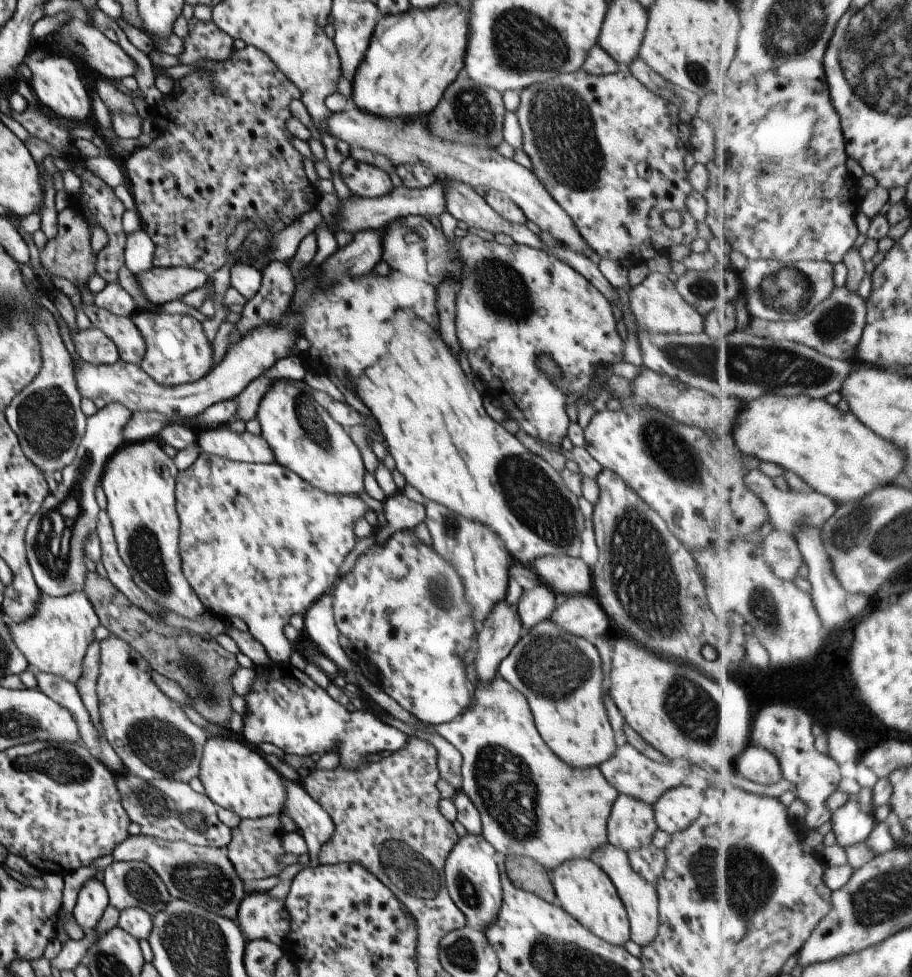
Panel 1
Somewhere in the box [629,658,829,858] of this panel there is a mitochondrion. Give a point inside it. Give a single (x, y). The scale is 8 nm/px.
(686, 697)

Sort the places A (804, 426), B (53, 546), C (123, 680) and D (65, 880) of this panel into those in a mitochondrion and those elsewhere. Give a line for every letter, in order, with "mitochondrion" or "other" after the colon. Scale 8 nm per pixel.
A: other
B: mitochondrion
C: other
D: other

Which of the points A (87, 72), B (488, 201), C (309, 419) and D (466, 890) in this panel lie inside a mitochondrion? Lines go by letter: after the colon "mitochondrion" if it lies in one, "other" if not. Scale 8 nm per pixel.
A: other
B: other
C: mitochondrion
D: mitochondrion

